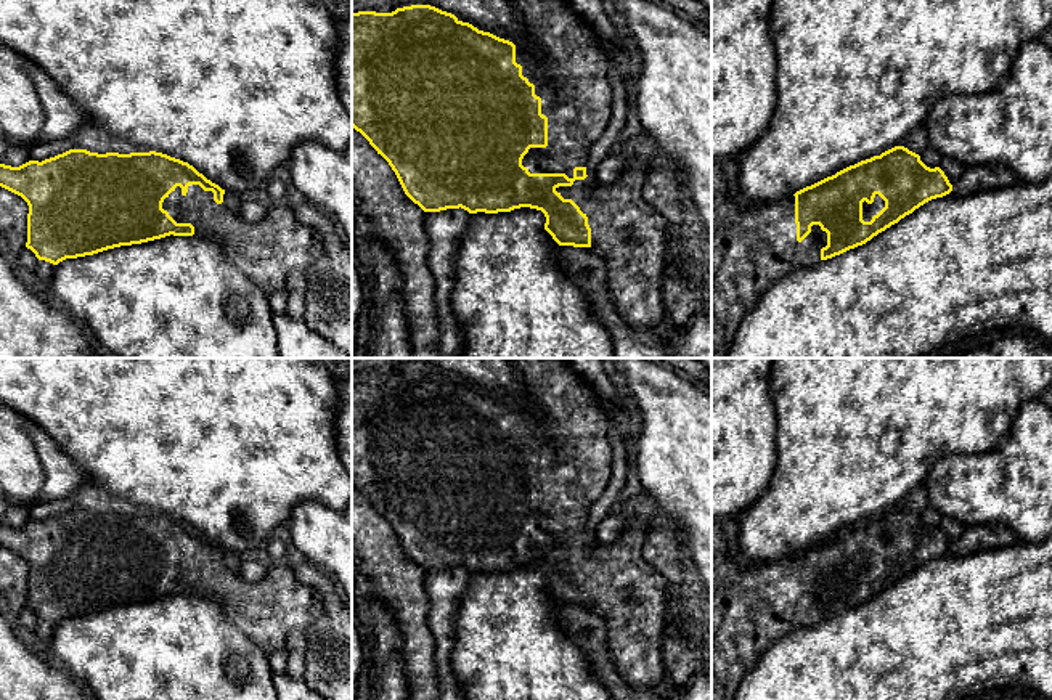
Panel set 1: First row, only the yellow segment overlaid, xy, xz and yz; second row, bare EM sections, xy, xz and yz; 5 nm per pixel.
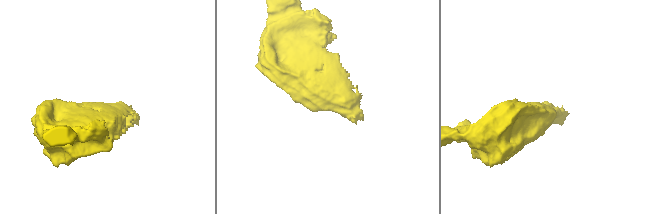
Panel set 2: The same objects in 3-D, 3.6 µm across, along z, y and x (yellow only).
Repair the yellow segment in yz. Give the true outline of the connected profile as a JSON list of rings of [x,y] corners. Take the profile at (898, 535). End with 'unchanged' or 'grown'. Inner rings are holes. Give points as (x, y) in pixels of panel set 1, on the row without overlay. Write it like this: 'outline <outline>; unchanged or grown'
outline [[[904,506],[768,562],[753,562],[736,552],[732,539],[712,520],[712,700],[734,700],[744,676],[781,637],[866,604],[925,562],[951,551],[952,544],[940,527],[927,527]]]; grown

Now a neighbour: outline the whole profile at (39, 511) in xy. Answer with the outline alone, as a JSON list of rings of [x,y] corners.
[[[66,499],[61,501],[39,501],[31,506],[27,506],[31,520],[45,520],[50,517],[55,517],[58,514],[66,512],[69,507],[69,503]]]

